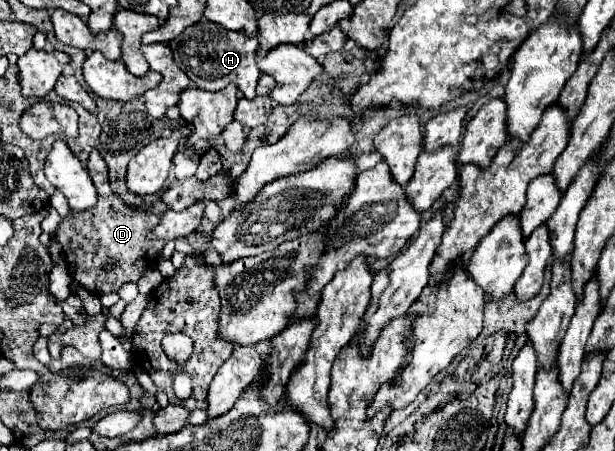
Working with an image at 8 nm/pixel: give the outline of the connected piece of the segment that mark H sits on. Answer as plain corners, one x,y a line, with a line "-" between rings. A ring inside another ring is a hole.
202,18
196,26
190,26
180,36
176,36
168,46
174,52
174,60
190,76
196,88
224,90
228,84
236,84
244,94
244,98
254,100
256,84
262,74
256,66
256,50
258,50
256,42
258,40
248,38
246,32
232,32
-
204,42
210,42
210,48
204,48

